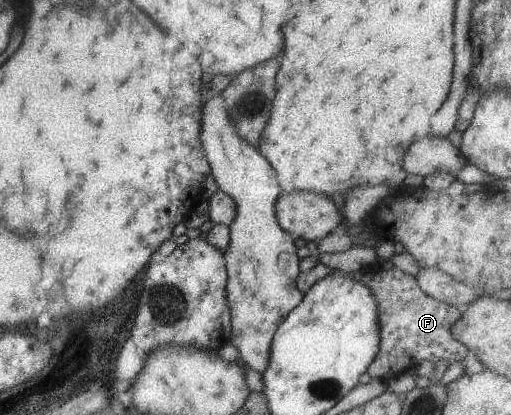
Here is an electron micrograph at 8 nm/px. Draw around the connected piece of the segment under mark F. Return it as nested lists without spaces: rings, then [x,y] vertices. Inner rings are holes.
[[[369,270],[355,272],[351,278],[367,285],[377,300],[379,310],[379,352],[375,360],[367,368],[366,373],[371,379],[391,380],[400,374],[418,366],[421,362],[463,361],[471,353],[453,338],[451,326],[463,316],[463,309],[439,302],[429,297],[417,284],[414,275],[408,275],[402,270]]]

